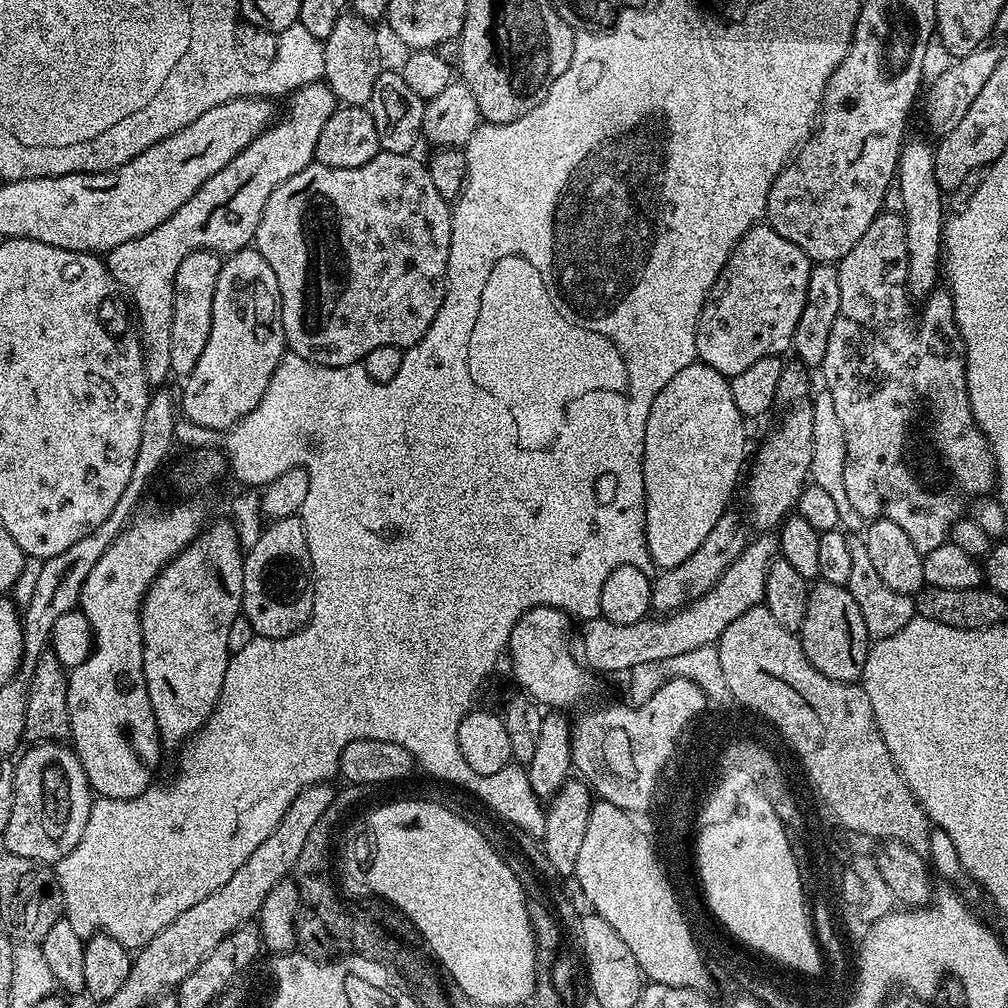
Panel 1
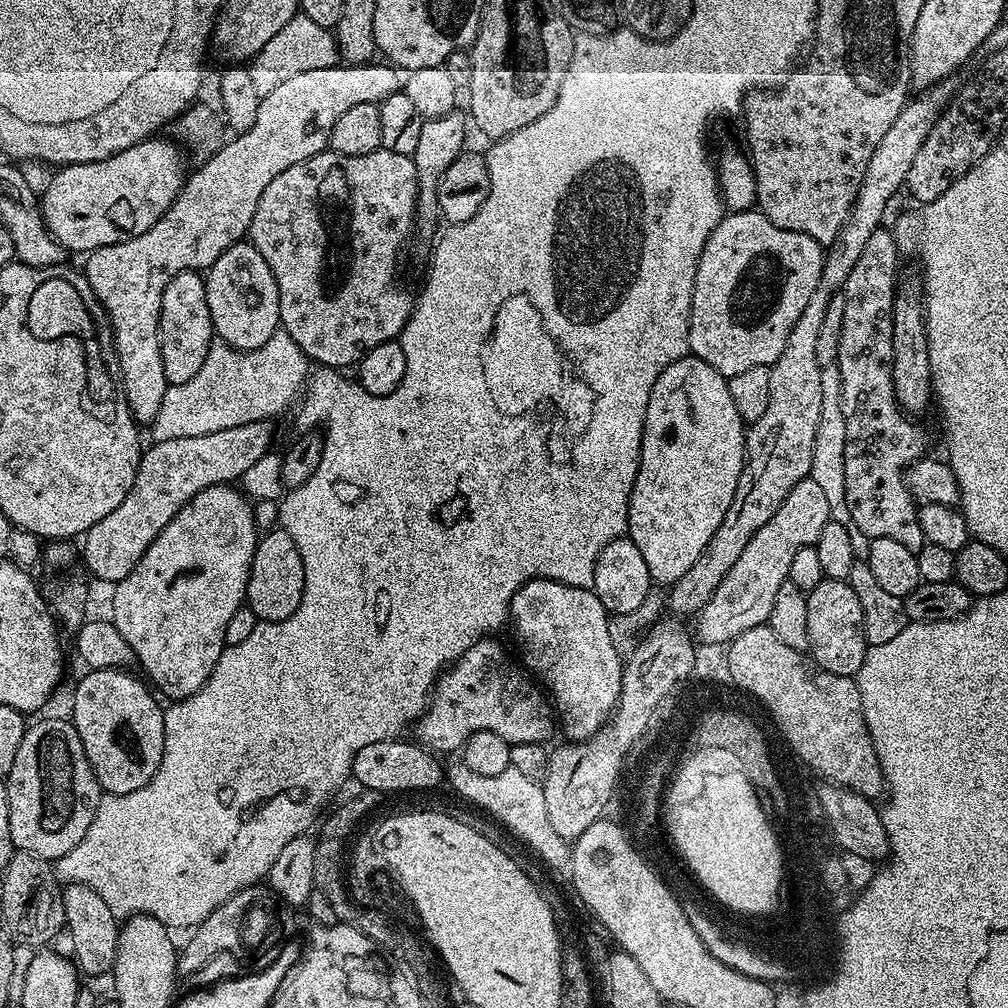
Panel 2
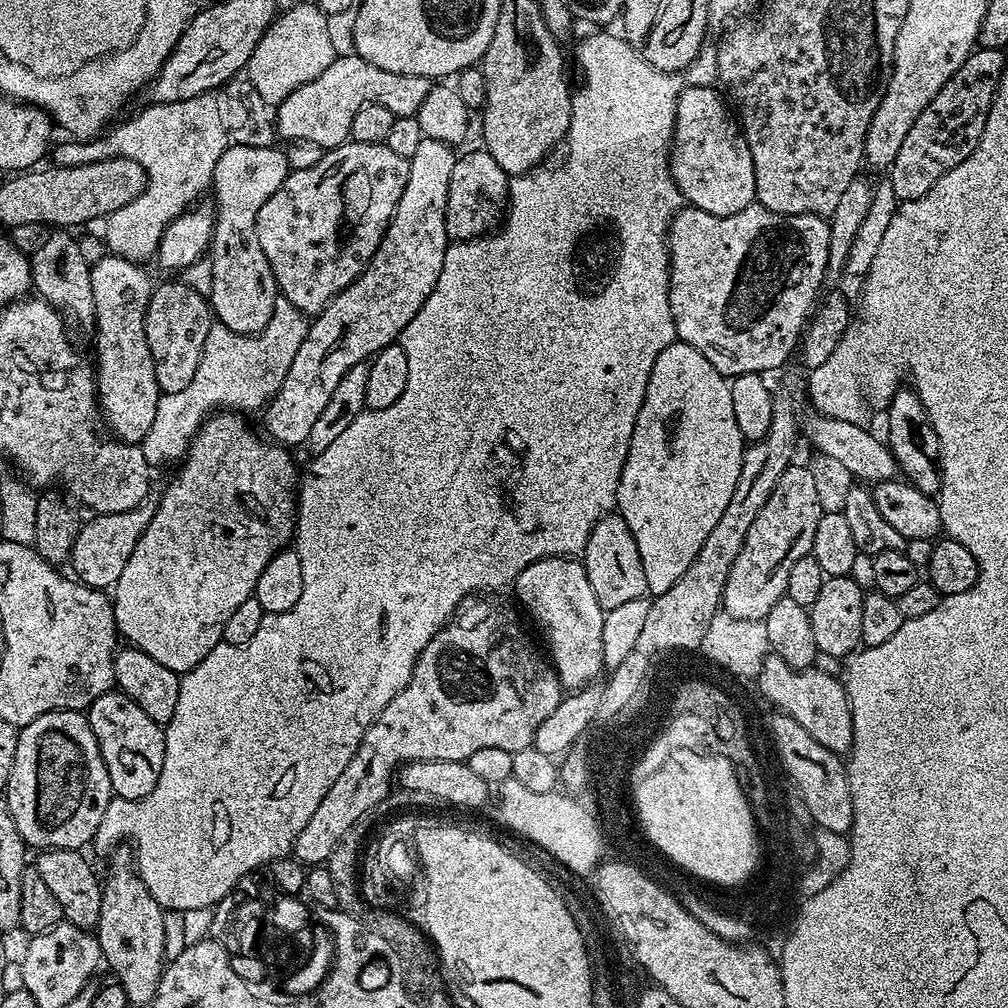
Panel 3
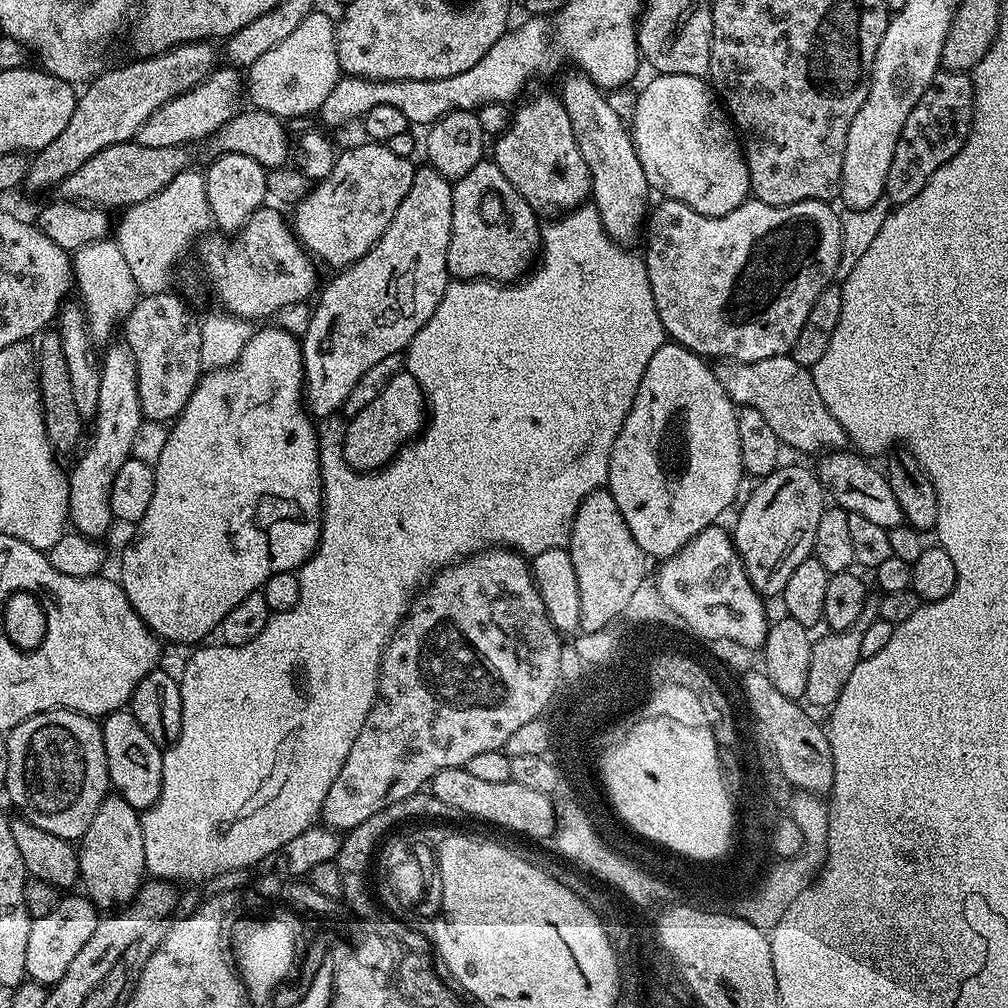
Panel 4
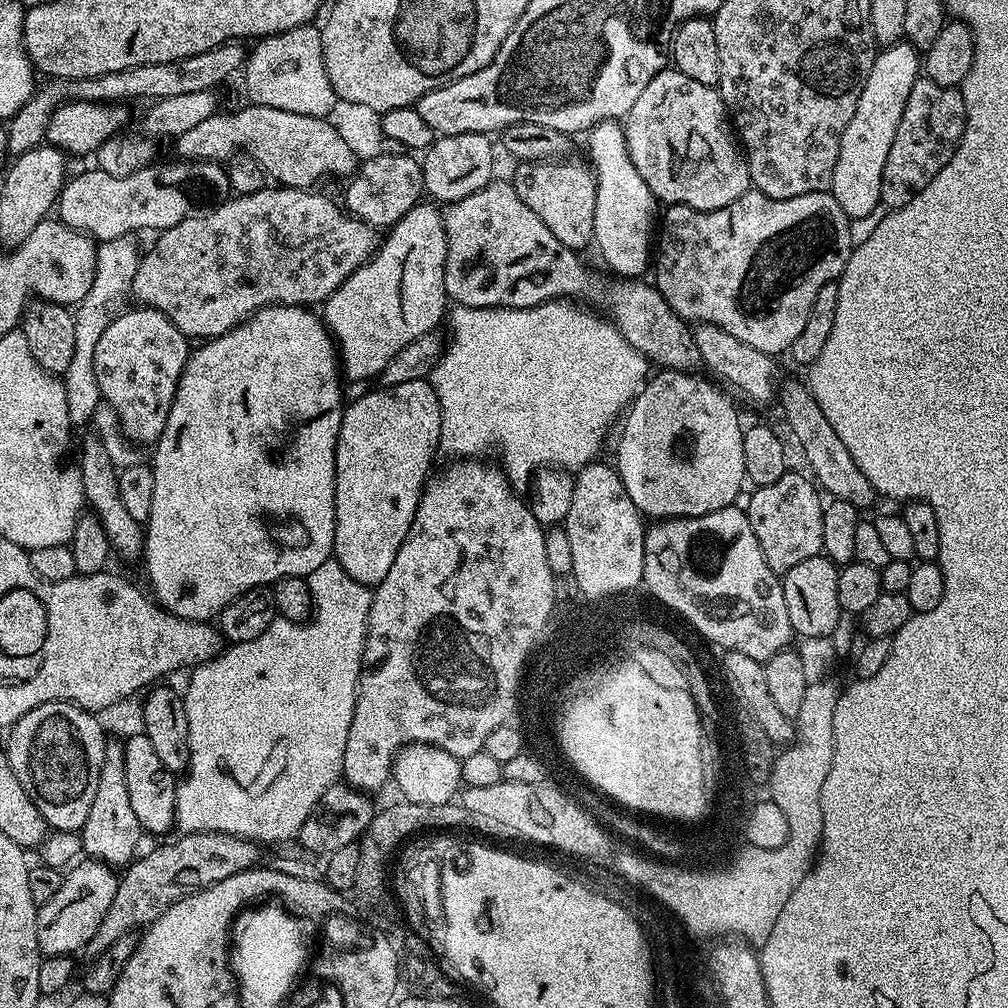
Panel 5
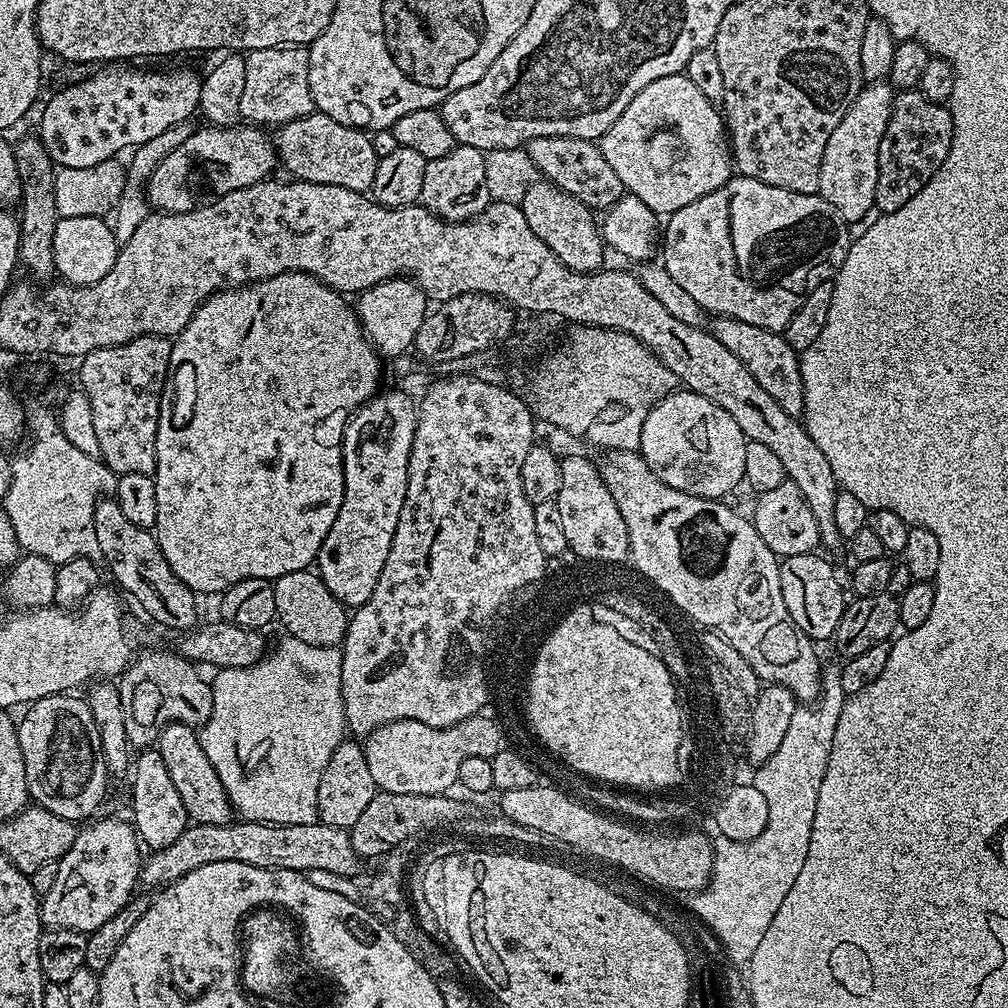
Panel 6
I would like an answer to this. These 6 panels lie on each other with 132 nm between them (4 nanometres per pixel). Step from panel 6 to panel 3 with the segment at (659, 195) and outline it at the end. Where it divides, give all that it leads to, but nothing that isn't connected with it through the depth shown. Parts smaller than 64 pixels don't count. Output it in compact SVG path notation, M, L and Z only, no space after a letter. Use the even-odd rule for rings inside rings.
M689 85L681 91L676 100L669 168L691 207L728 217L755 201L754 162L737 117L729 107L727 110L725 99L716 90L711 85Z

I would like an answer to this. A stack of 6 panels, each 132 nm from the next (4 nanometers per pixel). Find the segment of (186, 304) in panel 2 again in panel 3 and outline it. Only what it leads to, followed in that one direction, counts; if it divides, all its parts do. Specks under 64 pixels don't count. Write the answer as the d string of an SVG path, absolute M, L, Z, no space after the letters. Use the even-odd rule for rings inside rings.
M176 280L169 284L157 283L146 310L146 342L154 358L154 374L161 393L170 394L184 389L193 380L206 346L206 334L210 334L214 322L209 297Z

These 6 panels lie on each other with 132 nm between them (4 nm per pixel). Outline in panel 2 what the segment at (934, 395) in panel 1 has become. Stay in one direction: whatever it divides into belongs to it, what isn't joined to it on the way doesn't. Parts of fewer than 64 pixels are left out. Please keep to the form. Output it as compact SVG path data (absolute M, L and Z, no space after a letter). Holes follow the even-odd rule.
M883 226L878 230L874 230L874 234L870 234L870 238L866 242L866 247L862 249L862 254L858 258L858 262L855 263L854 270L850 270L850 278L846 278L842 289L844 297L842 338L838 342L838 358L835 362L836 368L840 371L840 409L842 410L842 418L844 419L844 463L842 465L844 485L842 484L842 491L846 506L850 510L851 527L856 528L862 534L866 534L869 540L873 540L874 538L894 538L894 542L906 546L906 550L917 553L922 550L922 546L926 541L922 534L922 526L920 525L918 504L917 501L912 499L912 491L906 486L904 471L914 461L921 459L925 455L924 447L928 444L928 436L912 421L915 419L900 407L899 402L896 401L896 394L894 392L894 378L892 377L892 301L896 298L896 282L898 279L896 256L898 257L898 249L896 247L895 235L887 227Z

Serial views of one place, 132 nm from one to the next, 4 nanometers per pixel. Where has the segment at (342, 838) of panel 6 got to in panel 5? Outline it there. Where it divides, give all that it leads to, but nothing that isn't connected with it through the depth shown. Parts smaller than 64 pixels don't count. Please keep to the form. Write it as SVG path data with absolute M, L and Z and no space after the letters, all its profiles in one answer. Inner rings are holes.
M185 832L177 835L177 840L169 844L160 844L148 853L137 855L132 863L123 869L116 881L114 902L110 902L110 910L106 910L106 918L98 926L94 938L90 938L86 952L89 957L101 956L122 934L143 930L155 922L159 916L174 902L204 888L222 882L222 878L230 878L230 874L238 874L247 868L257 867L261 863L261 845L252 840L243 840L221 832Z

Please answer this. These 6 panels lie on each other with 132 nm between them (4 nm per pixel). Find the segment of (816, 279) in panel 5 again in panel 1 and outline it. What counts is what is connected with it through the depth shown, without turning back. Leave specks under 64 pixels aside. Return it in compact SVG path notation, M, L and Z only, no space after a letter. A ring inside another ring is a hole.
M767 223L753 224L750 231L734 246L702 306L696 327L699 363L708 364L731 378L742 374L746 366L754 366L758 358L780 356L784 351L787 353L792 347L794 326L798 326L798 318L802 318L802 306L806 306L806 286L810 282L813 267L813 261L802 254L794 242L786 242L786 238L769 228Z

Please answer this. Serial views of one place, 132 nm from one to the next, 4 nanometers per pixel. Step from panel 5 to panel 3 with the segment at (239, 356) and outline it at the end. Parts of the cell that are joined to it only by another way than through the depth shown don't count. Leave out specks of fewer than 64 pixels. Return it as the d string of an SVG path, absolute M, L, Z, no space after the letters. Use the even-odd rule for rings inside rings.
M220 410L209 416L200 425L196 437L188 443L188 450L182 457L182 463L179 465L181 468L177 470L176 477L169 482L168 489L158 496L154 518L150 518L142 538L138 538L138 546L134 546L134 554L130 554L130 562L126 562L126 567L122 570L122 578L118 578L115 588L110 592L117 633L123 639L125 636L128 639L125 641L131 647L150 654L150 658L154 658L154 662L162 662L162 666L166 666L166 670L174 670L178 674L183 674L194 666L198 666L198 662L202 662L202 658L206 658L206 654L210 654L210 650L214 650L214 646L218 646L223 641L224 627L230 614L234 614L234 610L238 610L238 606L242 606L242 602L253 599L258 586L258 574L262 574L262 570L266 570L266 562L270 562L270 558L274 558L274 554L289 547L296 530L298 468L296 472L296 464L292 461L291 454L288 453L291 451L263 435L260 435L261 437L255 436L248 429L248 424L244 420L247 419L239 412Z

